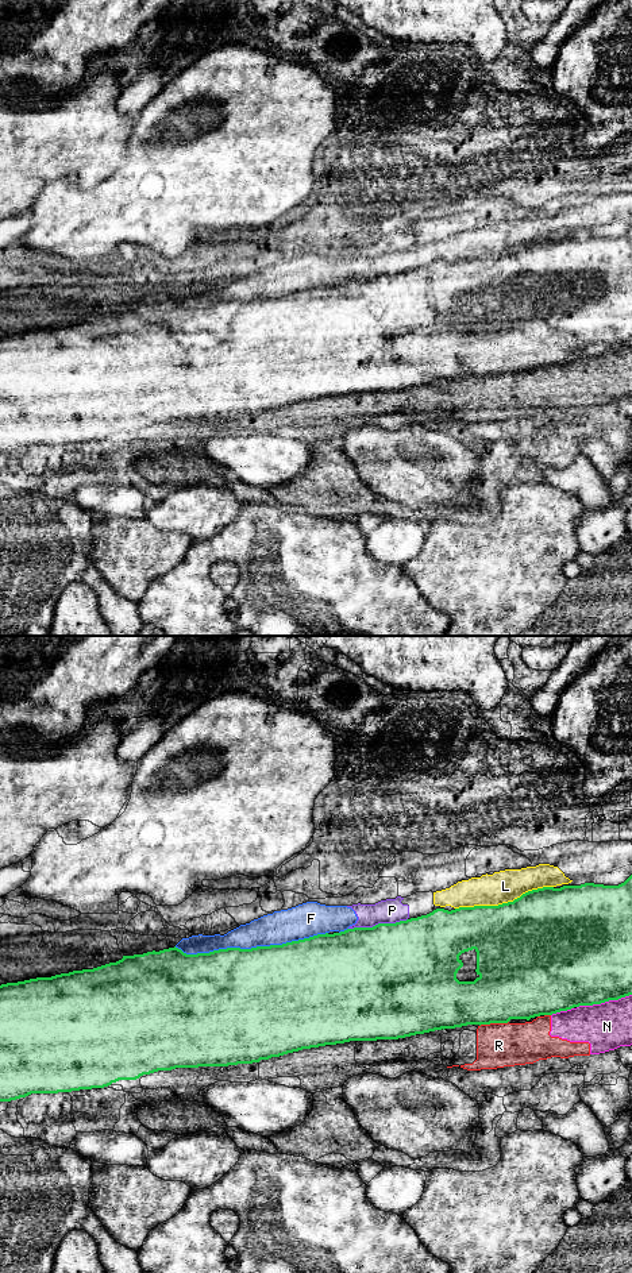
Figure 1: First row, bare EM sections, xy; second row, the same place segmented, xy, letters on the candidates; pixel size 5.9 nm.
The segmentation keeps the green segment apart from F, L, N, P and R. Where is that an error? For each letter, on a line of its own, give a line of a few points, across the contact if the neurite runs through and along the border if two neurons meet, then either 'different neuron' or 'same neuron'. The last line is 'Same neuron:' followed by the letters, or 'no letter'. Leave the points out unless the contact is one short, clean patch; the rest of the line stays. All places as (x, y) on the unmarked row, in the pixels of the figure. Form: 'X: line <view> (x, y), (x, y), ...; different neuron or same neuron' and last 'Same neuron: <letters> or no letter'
F: different neuron
L: different neuron
N: different neuron
P: different neuron
R: different neuron
Same neuron: no letter

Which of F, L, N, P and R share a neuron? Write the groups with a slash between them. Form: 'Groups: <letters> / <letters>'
Groups: F L P / N R

